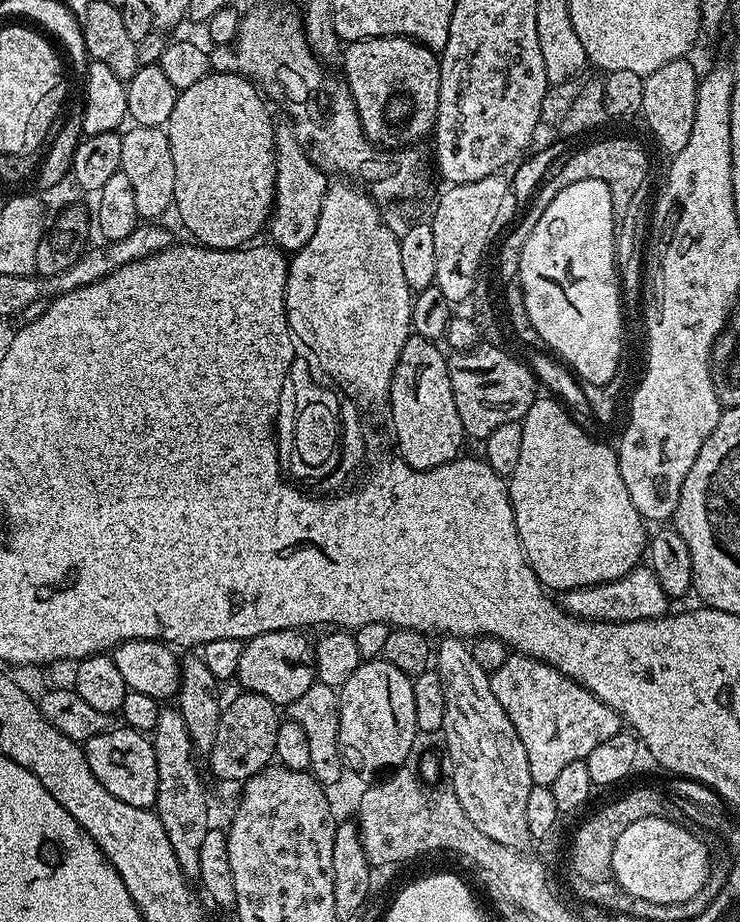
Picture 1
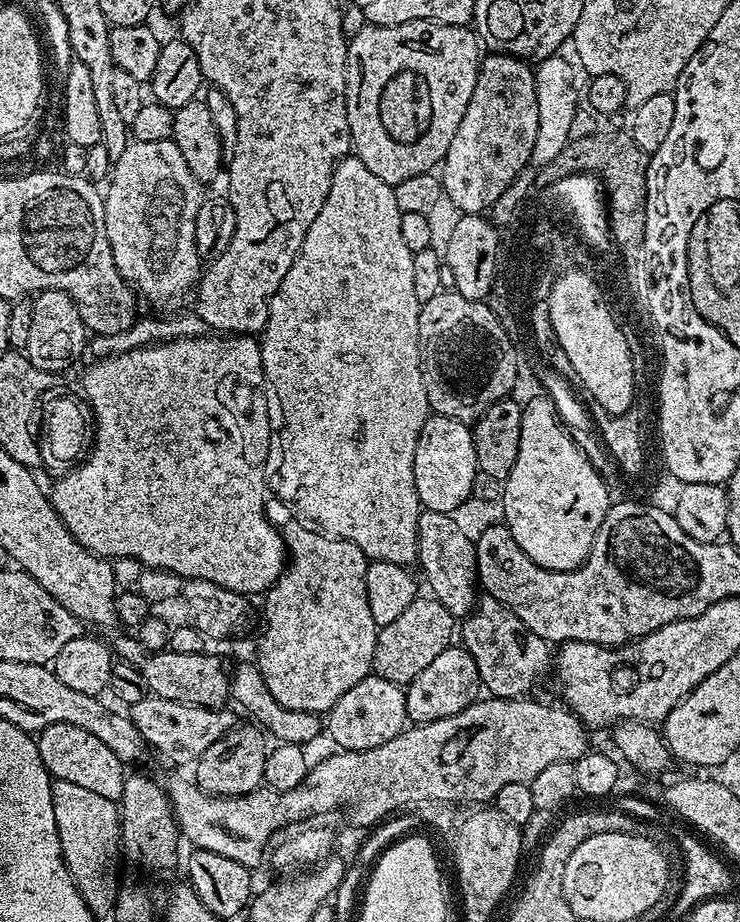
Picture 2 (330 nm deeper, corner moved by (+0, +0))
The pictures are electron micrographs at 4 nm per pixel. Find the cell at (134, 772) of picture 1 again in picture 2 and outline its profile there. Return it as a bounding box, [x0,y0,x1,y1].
[35,722,126,802]

